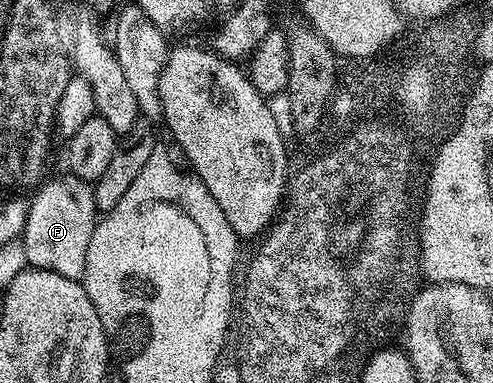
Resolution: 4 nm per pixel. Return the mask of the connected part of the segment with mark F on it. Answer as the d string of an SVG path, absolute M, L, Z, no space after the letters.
M63 174L55 180L47 179L31 196L34 197L29 197L30 209L20 237L27 265L40 270L52 270L52 274L64 274L64 278L81 281L84 274L84 261L88 258L88 242L92 242L92 230L100 219L98 207L94 204L93 187L87 181Z

